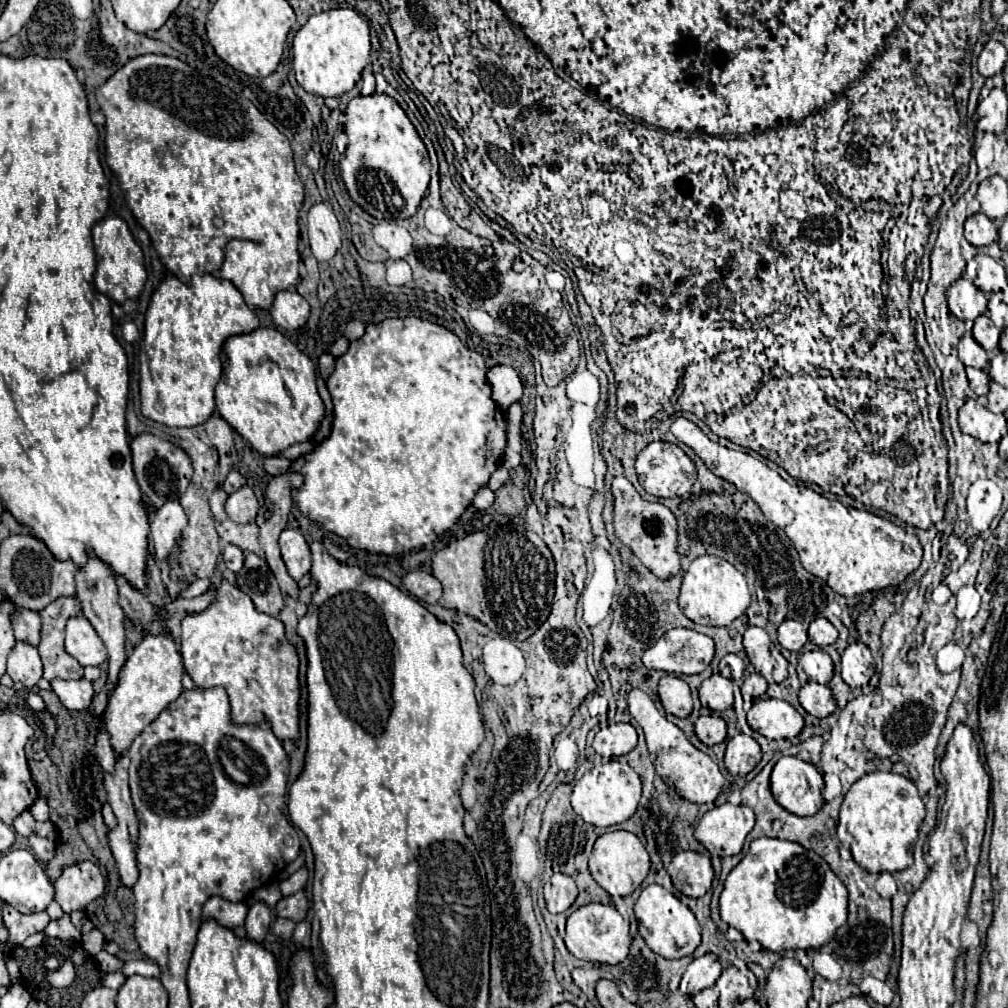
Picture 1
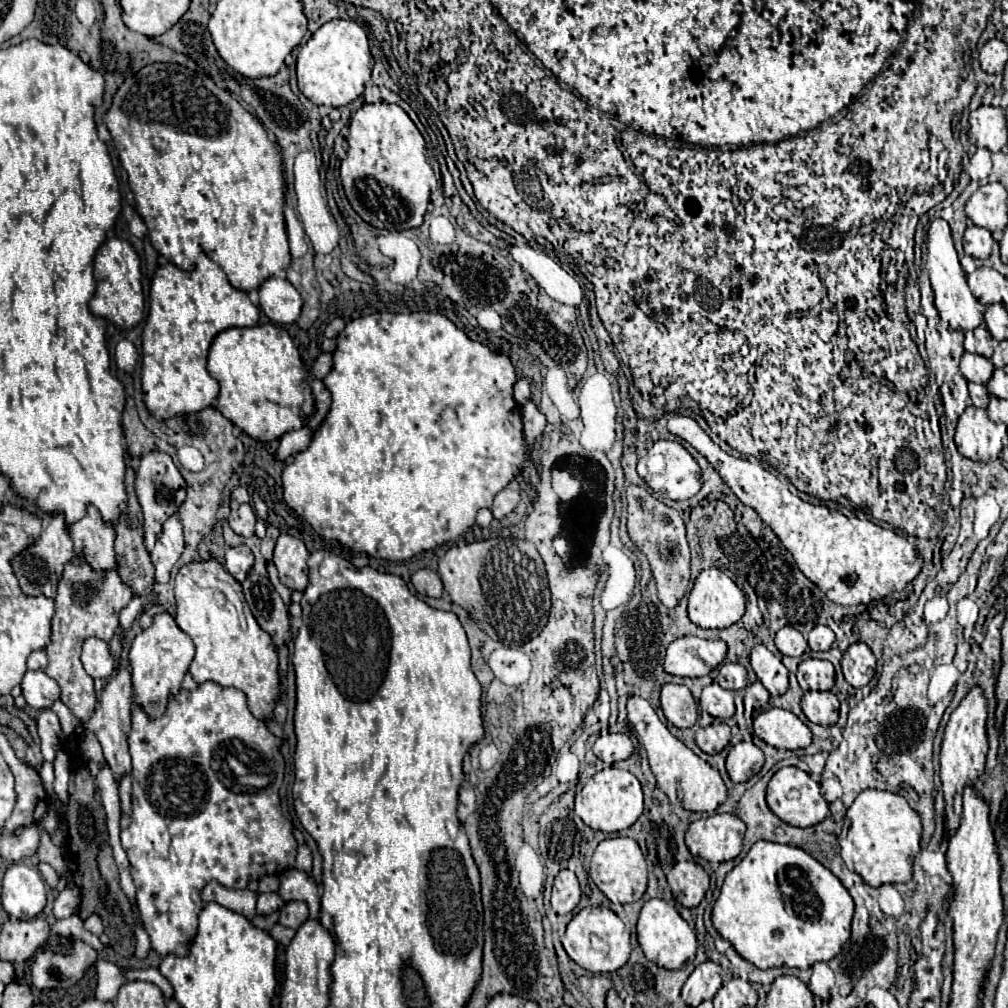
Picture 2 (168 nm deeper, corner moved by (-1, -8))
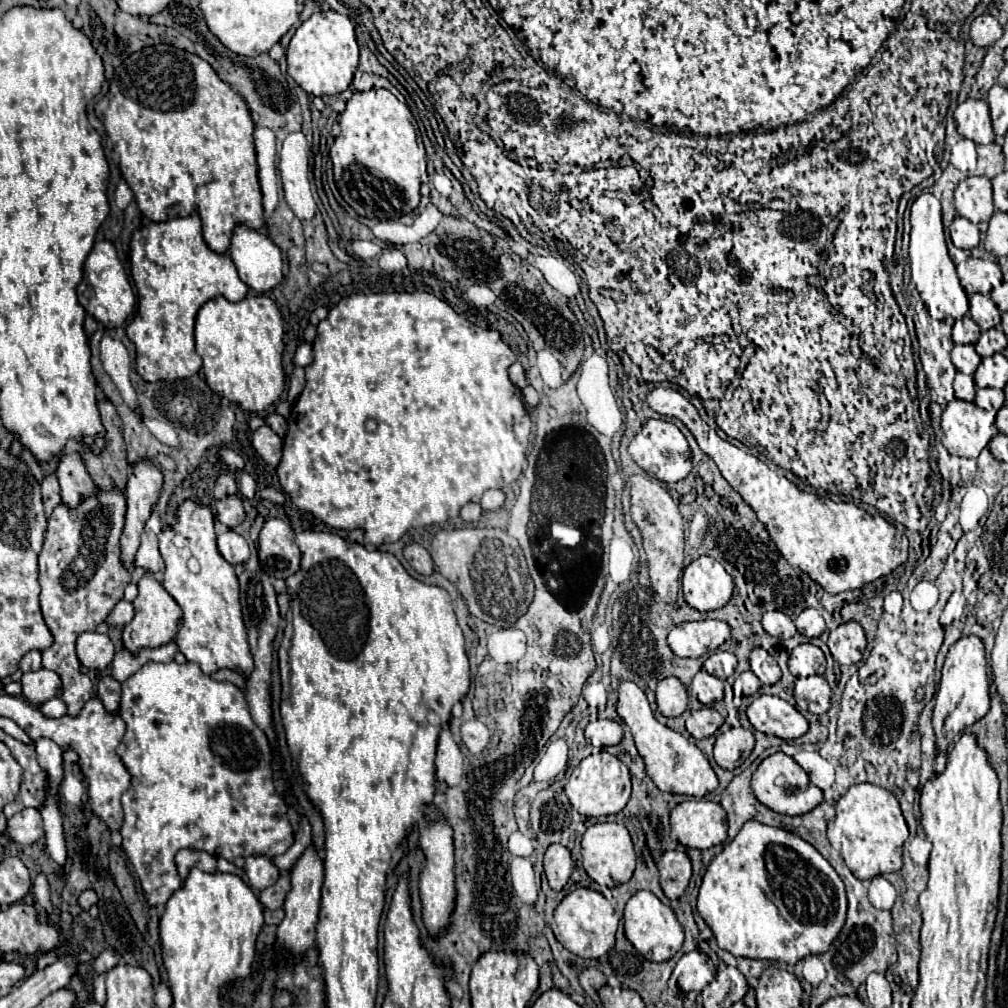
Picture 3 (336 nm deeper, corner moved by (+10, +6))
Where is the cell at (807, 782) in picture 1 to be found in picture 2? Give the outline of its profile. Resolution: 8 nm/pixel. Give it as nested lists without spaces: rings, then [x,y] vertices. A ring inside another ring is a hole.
[[[794,766],[780,768],[772,776],[772,780],[768,784],[768,792],[766,792],[766,802],[780,820],[784,820],[786,824],[792,824],[792,826],[802,826],[802,828],[814,826],[830,814],[828,802],[822,798],[822,792],[820,792],[820,784],[808,772],[794,768]]]

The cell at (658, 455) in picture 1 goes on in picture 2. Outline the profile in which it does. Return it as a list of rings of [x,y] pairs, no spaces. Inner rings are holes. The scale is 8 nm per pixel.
[[[658,440],[652,444],[646,456],[638,460],[638,474],[654,492],[670,500],[688,500],[702,488],[700,466],[682,444],[670,442],[670,440]]]

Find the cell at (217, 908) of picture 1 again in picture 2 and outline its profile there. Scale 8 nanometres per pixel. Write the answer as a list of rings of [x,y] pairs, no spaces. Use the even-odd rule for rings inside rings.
[[[210,882],[204,890],[202,890],[202,900],[208,902],[216,902],[224,908],[230,908],[232,912],[238,912],[242,916],[246,916],[248,920],[252,920],[256,916],[256,894],[250,890],[228,890],[224,886],[220,886],[218,882]]]

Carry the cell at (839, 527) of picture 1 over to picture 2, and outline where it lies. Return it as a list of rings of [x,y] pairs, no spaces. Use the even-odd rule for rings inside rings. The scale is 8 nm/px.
[[[672,416],[668,420],[668,430],[694,446],[714,466],[730,490],[740,498],[740,502],[758,512],[762,522],[768,524],[790,550],[802,574],[812,580],[834,604],[854,606],[880,600],[896,590],[902,590],[920,574],[920,552],[894,530],[800,500],[790,492],[788,484],[780,482],[778,476],[764,470],[760,462],[736,458],[720,450],[720,446],[710,440],[698,422],[688,416]]]

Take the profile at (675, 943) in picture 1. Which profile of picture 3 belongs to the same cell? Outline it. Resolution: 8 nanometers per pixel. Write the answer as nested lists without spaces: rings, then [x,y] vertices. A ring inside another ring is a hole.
[[[641,890],[629,898],[623,914],[623,924],[627,940],[635,946],[639,954],[643,954],[651,962],[665,962],[683,946],[683,928],[675,918],[675,912],[665,906],[653,892]]]

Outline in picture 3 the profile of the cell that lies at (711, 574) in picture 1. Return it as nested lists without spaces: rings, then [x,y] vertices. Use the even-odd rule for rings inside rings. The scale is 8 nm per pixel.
[[[701,556],[693,560],[683,572],[683,596],[687,604],[699,612],[723,608],[733,594],[733,578],[725,568],[709,558]]]

